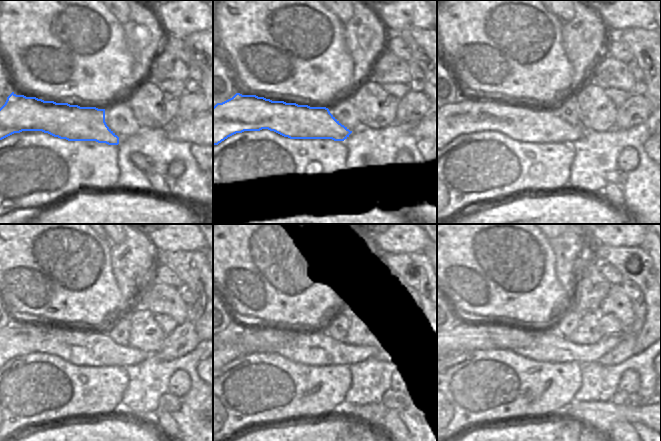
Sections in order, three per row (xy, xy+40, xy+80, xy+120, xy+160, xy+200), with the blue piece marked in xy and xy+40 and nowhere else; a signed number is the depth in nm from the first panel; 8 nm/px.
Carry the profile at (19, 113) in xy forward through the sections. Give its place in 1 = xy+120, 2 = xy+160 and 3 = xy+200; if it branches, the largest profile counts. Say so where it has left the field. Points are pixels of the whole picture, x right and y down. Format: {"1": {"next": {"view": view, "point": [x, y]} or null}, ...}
{"1": {"next": {"view": "xy+120", "point": [81, 347]}}, "2": {"next": {"view": "xy+160", "point": [316, 347]}}, "3": {"next": {"view": "xy+200", "point": [552, 347]}}}

